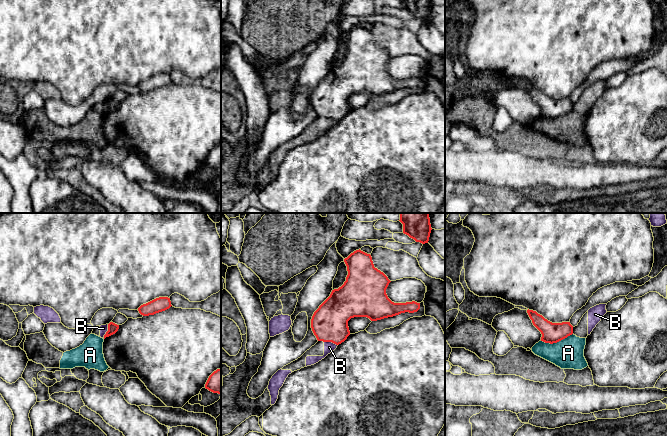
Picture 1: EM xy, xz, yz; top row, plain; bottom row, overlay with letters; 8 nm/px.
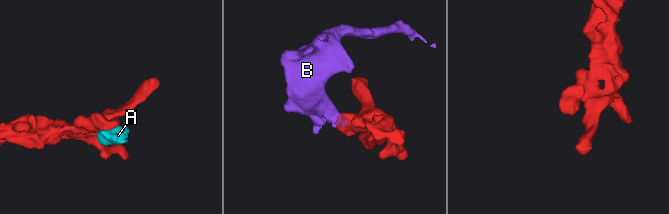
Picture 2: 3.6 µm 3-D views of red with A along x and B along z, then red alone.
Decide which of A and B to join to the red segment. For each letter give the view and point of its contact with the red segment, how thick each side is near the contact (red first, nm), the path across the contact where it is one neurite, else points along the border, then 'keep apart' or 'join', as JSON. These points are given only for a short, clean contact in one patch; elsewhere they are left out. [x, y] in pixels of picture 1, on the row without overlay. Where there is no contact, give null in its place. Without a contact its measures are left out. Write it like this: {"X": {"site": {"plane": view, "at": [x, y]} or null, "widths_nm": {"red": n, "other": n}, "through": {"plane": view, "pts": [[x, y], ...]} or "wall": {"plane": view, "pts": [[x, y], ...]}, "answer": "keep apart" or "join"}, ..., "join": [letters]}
{"A": {"site": {"plane": "yz", "at": [556, 118]}, "widths_nm": {"red": 160, "other": 240}, "wall": {"plane": "yz", "pts": [[572, 109], [556, 118], [545, 119], [541, 117]]}, "answer": "keep apart"}, "B": {"site": {"plane": "xy", "at": [107, 107]}, "widths_nm": {"red": 80, "other": 60}, "wall": {"plane": "xy", "pts": [[108, 100], [108, 106], [103, 114]]}, "answer": "keep apart"}, "join": []}

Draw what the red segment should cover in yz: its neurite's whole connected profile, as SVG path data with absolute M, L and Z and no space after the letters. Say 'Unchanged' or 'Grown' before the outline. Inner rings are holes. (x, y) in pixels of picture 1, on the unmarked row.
Unchanged. M527 86L533 101L541 108L541 117L545 119L557 119L573 110L573 102L570 98L552 99L536 87Z

